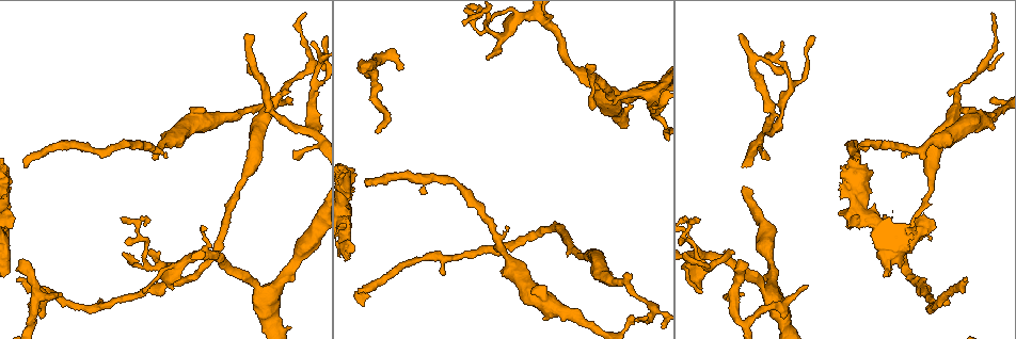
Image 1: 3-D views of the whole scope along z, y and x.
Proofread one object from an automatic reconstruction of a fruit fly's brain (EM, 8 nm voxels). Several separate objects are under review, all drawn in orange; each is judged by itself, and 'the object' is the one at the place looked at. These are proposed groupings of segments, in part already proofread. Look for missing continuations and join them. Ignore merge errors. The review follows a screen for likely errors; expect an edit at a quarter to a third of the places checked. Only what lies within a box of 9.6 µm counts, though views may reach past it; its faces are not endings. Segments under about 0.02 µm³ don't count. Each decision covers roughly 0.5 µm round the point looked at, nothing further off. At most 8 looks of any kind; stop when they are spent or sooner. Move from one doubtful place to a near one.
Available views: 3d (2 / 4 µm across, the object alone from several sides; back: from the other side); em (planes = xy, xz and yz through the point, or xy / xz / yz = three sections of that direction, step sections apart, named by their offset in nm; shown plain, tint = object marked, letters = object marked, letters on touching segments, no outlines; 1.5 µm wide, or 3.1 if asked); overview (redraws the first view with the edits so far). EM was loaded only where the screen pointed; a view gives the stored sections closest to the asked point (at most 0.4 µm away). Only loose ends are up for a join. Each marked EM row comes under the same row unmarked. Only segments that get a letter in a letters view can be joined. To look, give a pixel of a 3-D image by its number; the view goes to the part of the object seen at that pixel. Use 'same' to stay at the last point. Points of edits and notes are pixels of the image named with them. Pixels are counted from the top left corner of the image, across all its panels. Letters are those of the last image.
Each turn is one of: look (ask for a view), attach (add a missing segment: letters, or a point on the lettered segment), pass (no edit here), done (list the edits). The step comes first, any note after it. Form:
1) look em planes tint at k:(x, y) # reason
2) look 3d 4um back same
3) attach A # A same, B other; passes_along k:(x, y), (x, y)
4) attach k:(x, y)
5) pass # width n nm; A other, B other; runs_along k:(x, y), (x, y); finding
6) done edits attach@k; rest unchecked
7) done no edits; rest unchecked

look 3d 2um at 1:(378, 132) # an open end

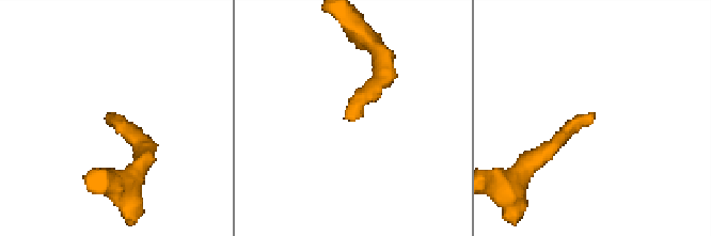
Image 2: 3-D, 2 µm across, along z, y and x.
look em planes letters at 2:(114, 116)

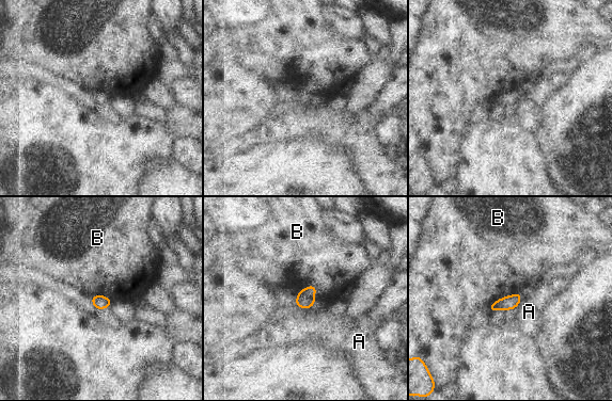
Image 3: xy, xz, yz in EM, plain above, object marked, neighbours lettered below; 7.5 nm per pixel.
pass # width 100 nm; A other, B other; border 3:(307, 285), (316, 288), (315, 304); no lettered segment goes on from it

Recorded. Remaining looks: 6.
look 3d 2um at 1:(740, 260) # free end

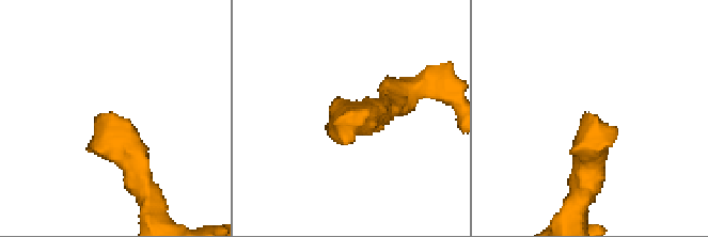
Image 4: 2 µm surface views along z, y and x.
look em planes letters at 4:(595, 117) # shape alone is not enough

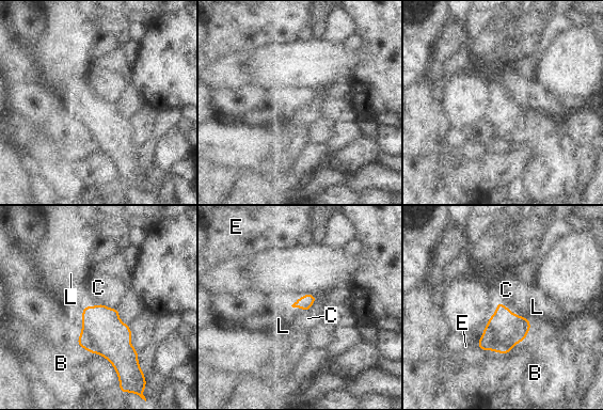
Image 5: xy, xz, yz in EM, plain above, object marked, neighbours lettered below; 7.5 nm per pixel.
pass # longest_contact C 240 nm; B other, C other, E other, L other; no lettered segment goes on from it

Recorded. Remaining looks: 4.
look 3d 4um at 1:(13, 225) # free end

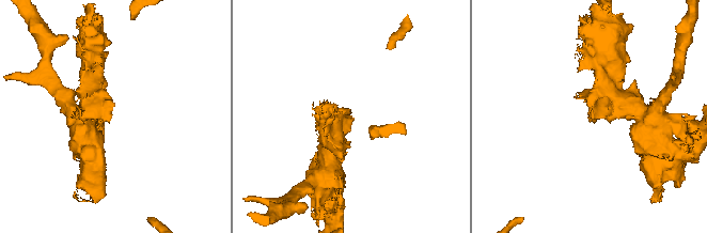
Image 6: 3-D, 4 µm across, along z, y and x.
look em xz step 4 letters at 6:(349, 117)

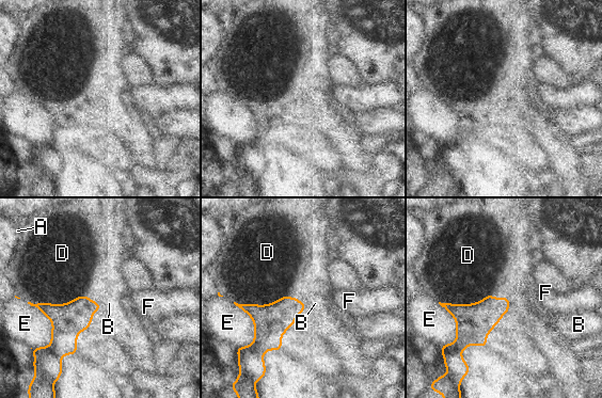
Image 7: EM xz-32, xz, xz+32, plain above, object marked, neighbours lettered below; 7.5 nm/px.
pass # A other, B other, D other, E other, F other; border 7:(98, 301), (27, 302); none of them fits

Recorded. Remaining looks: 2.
done no edits; rest unchecked

